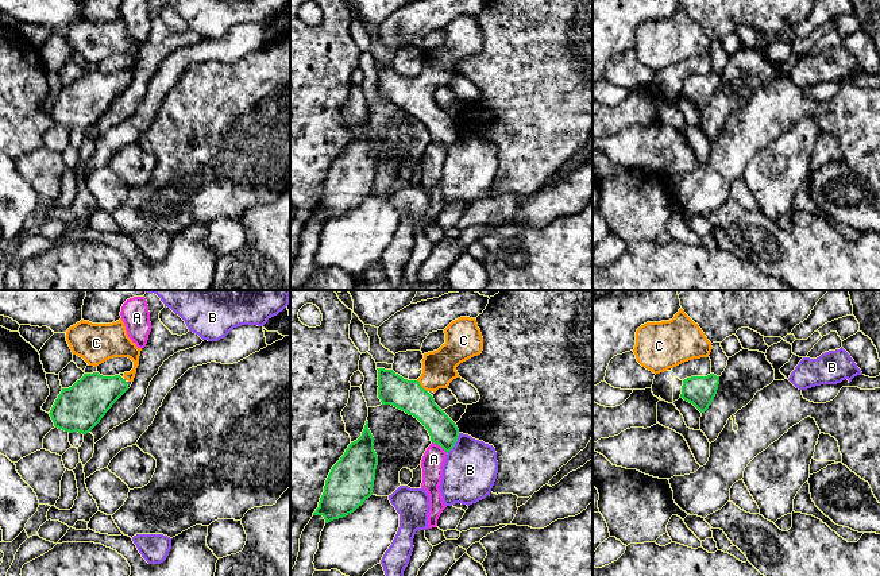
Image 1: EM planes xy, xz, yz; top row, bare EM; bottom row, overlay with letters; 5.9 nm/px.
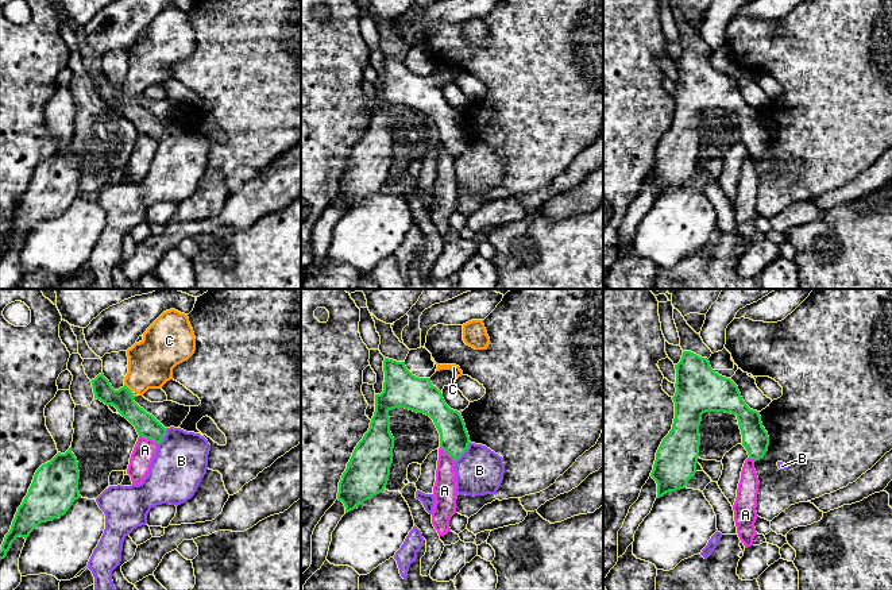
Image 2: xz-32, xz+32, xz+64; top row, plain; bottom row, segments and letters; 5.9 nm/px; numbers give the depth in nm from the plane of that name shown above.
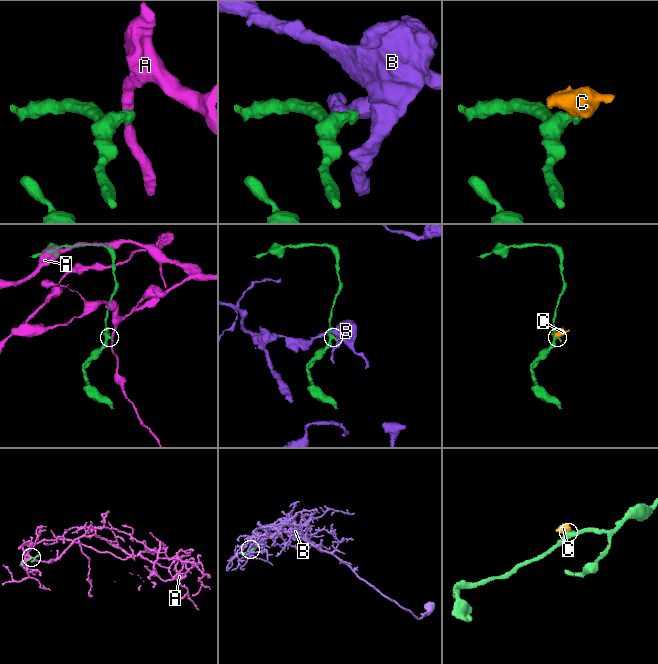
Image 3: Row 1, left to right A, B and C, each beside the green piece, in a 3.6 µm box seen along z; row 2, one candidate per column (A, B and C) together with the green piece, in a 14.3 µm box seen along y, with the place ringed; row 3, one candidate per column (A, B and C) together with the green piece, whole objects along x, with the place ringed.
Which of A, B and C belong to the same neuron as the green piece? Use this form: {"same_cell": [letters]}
{"same_cell": ["C"]}

